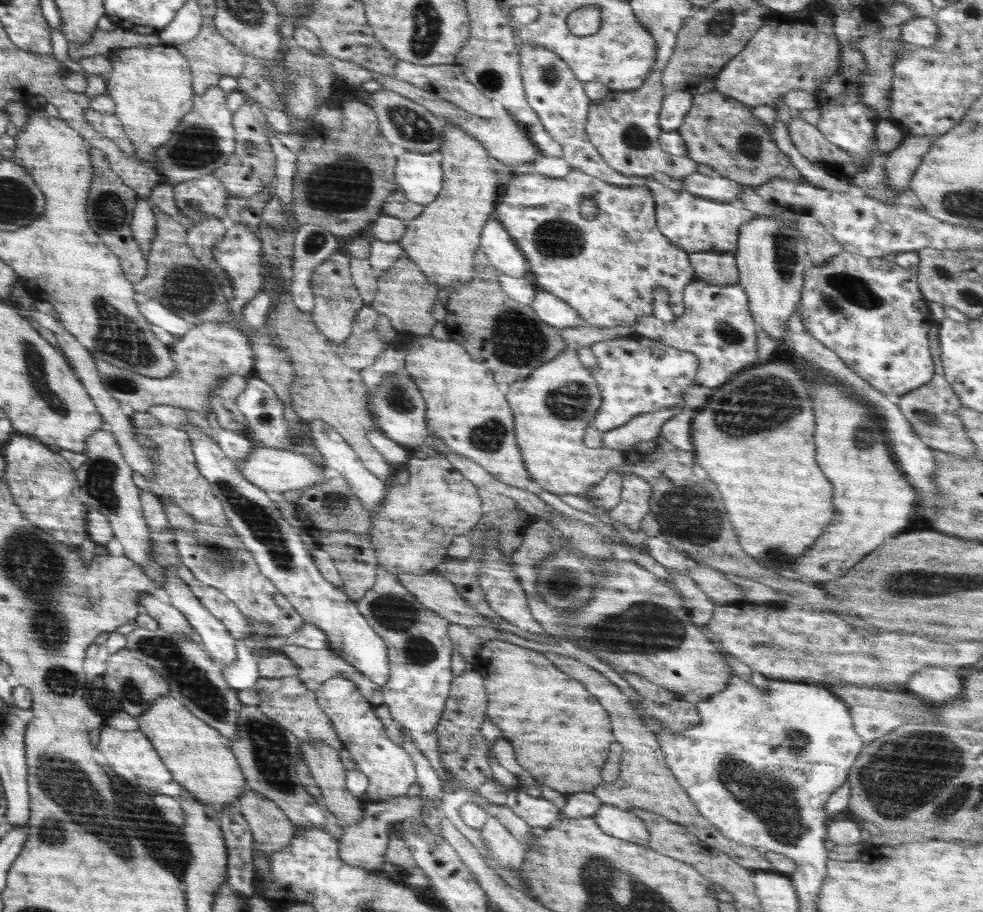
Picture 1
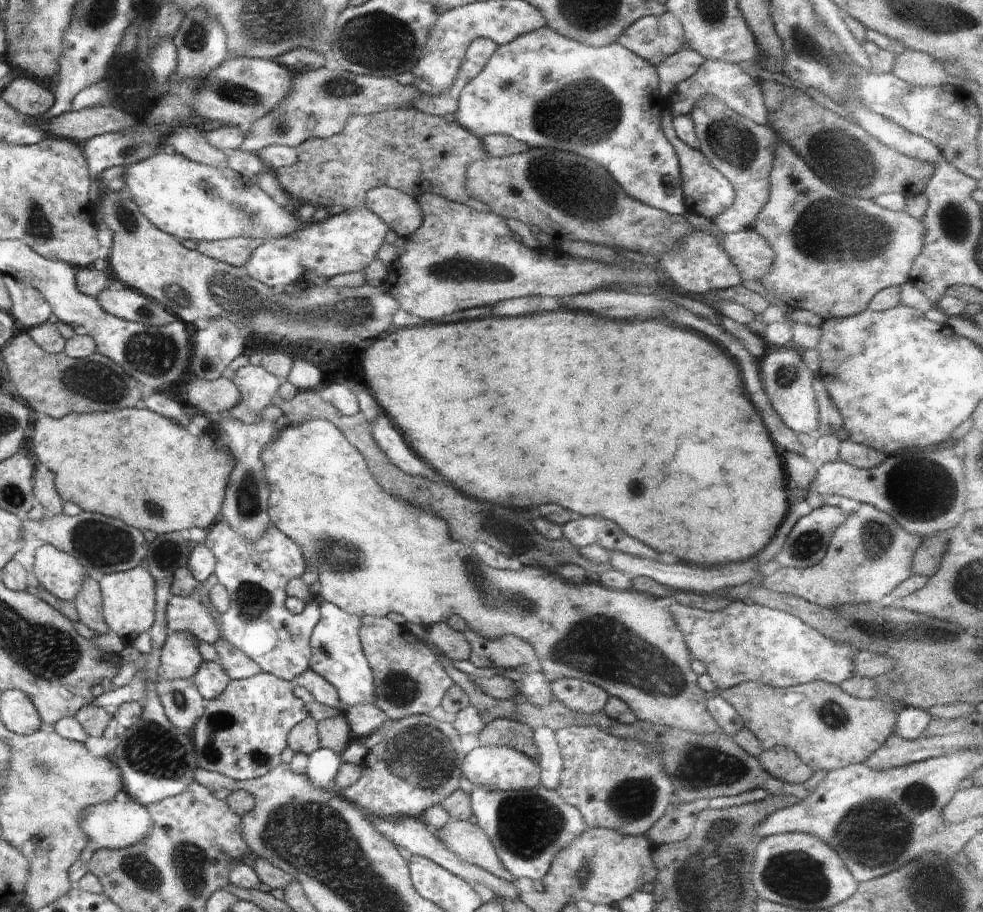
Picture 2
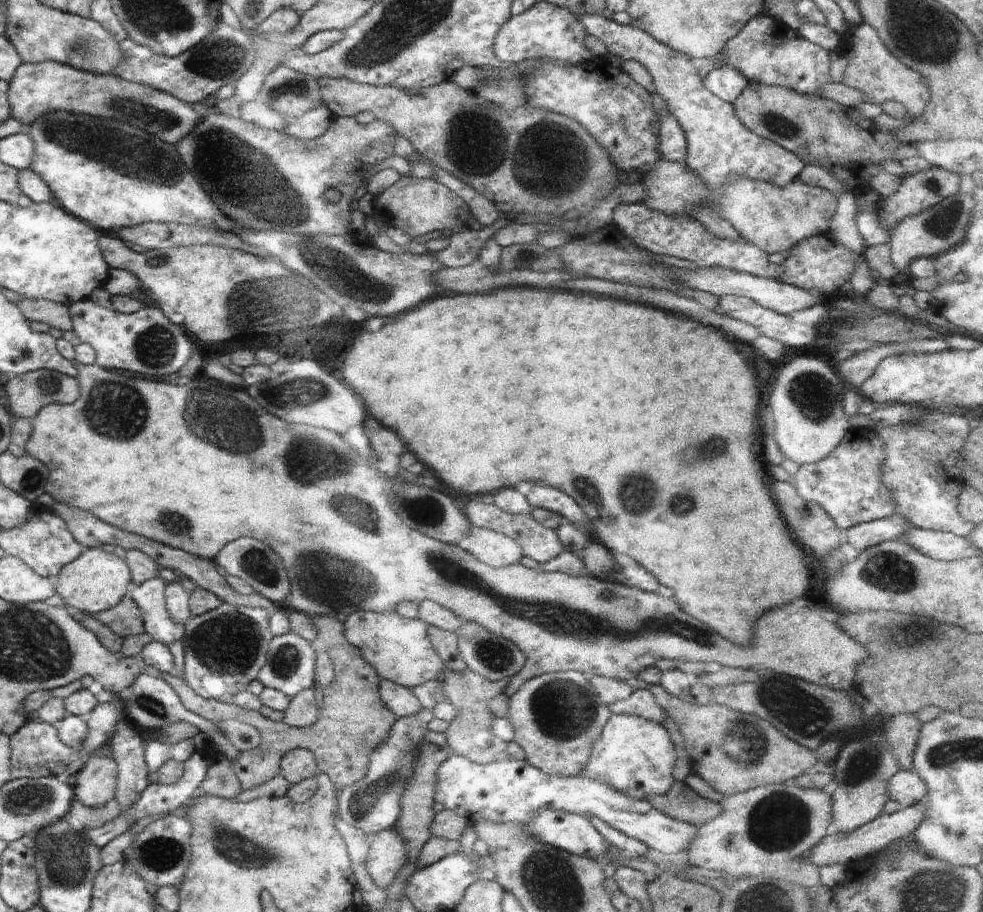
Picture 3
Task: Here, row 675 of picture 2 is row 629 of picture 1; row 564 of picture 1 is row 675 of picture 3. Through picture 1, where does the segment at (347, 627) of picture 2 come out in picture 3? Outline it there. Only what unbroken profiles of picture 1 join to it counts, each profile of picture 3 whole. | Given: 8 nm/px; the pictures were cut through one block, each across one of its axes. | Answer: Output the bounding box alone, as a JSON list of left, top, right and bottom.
[256,632,316,697]

